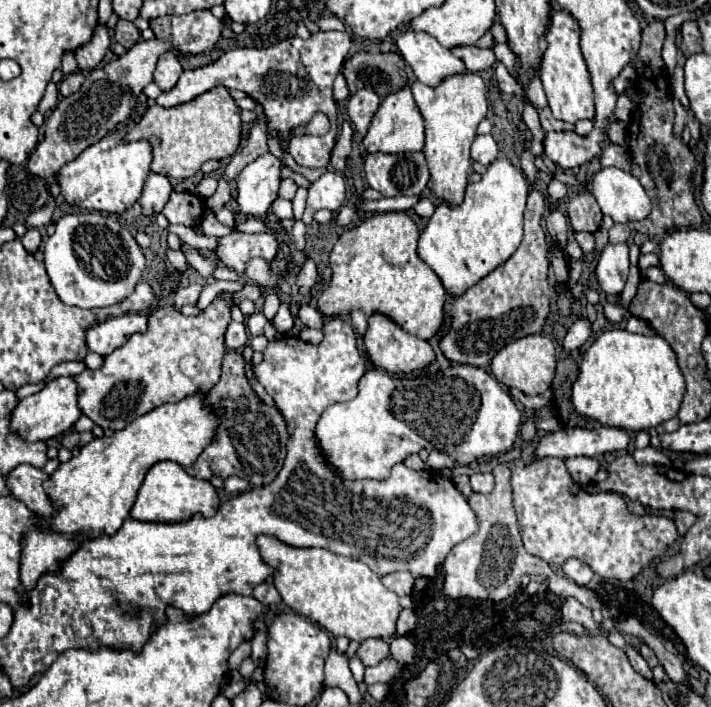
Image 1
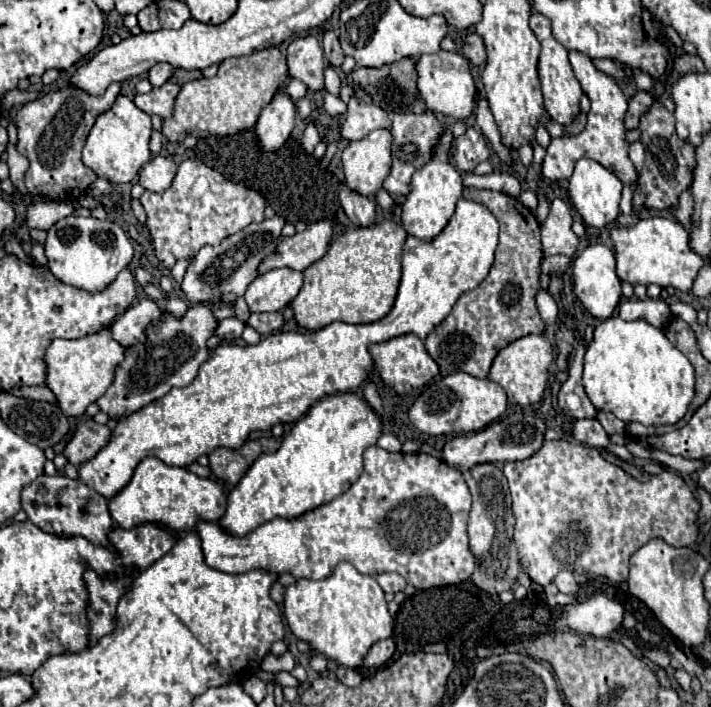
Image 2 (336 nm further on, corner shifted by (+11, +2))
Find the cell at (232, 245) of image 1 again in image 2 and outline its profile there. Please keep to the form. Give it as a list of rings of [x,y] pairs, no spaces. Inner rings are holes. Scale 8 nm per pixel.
[[[201,160],[181,162],[173,184],[161,194],[145,190],[141,204],[147,212],[147,228],[153,248],[167,268],[173,268],[179,258],[197,254],[207,244],[221,244],[251,222],[261,222],[265,210],[265,198],[259,192],[245,184],[229,182]]]

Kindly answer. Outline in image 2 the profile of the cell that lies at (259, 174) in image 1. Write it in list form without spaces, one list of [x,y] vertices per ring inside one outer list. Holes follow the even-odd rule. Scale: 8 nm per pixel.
[[[277,92],[269,106],[263,108],[257,124],[255,136],[259,140],[261,152],[277,152],[289,138],[295,124],[295,106],[291,98],[283,92]]]

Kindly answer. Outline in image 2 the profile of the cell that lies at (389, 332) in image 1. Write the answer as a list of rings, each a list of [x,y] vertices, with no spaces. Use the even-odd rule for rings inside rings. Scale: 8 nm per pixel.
[[[405,334],[405,336],[397,336],[397,338],[381,342],[381,344],[371,344],[369,352],[373,356],[375,370],[381,374],[383,382],[387,386],[391,386],[397,394],[411,394],[411,392],[419,390],[421,386],[425,386],[435,376],[439,376],[439,366],[427,354],[421,338],[417,338],[415,334]]]

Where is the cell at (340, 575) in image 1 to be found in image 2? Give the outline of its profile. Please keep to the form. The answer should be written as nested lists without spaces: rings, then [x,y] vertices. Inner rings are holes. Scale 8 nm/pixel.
[[[339,562],[333,574],[323,580],[303,578],[289,584],[285,588],[283,614],[299,640],[309,642],[313,650],[349,668],[361,668],[361,658],[367,650],[393,632],[393,618],[381,586],[373,576],[357,572],[349,562]]]

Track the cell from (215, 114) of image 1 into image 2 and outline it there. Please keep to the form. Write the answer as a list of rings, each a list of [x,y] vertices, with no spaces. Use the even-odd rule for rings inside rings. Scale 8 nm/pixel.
[[[267,48],[253,52],[249,56],[239,56],[239,58],[227,58],[219,64],[219,72],[213,78],[199,78],[193,82],[187,82],[181,86],[181,92],[175,100],[175,112],[171,118],[163,120],[163,134],[167,142],[173,144],[183,144],[185,136],[195,136],[195,138],[207,138],[207,136],[233,136],[237,132],[249,130],[255,126],[259,112],[273,100],[277,90],[285,84],[289,78],[287,74],[287,64],[285,56],[281,54],[279,48]]]

